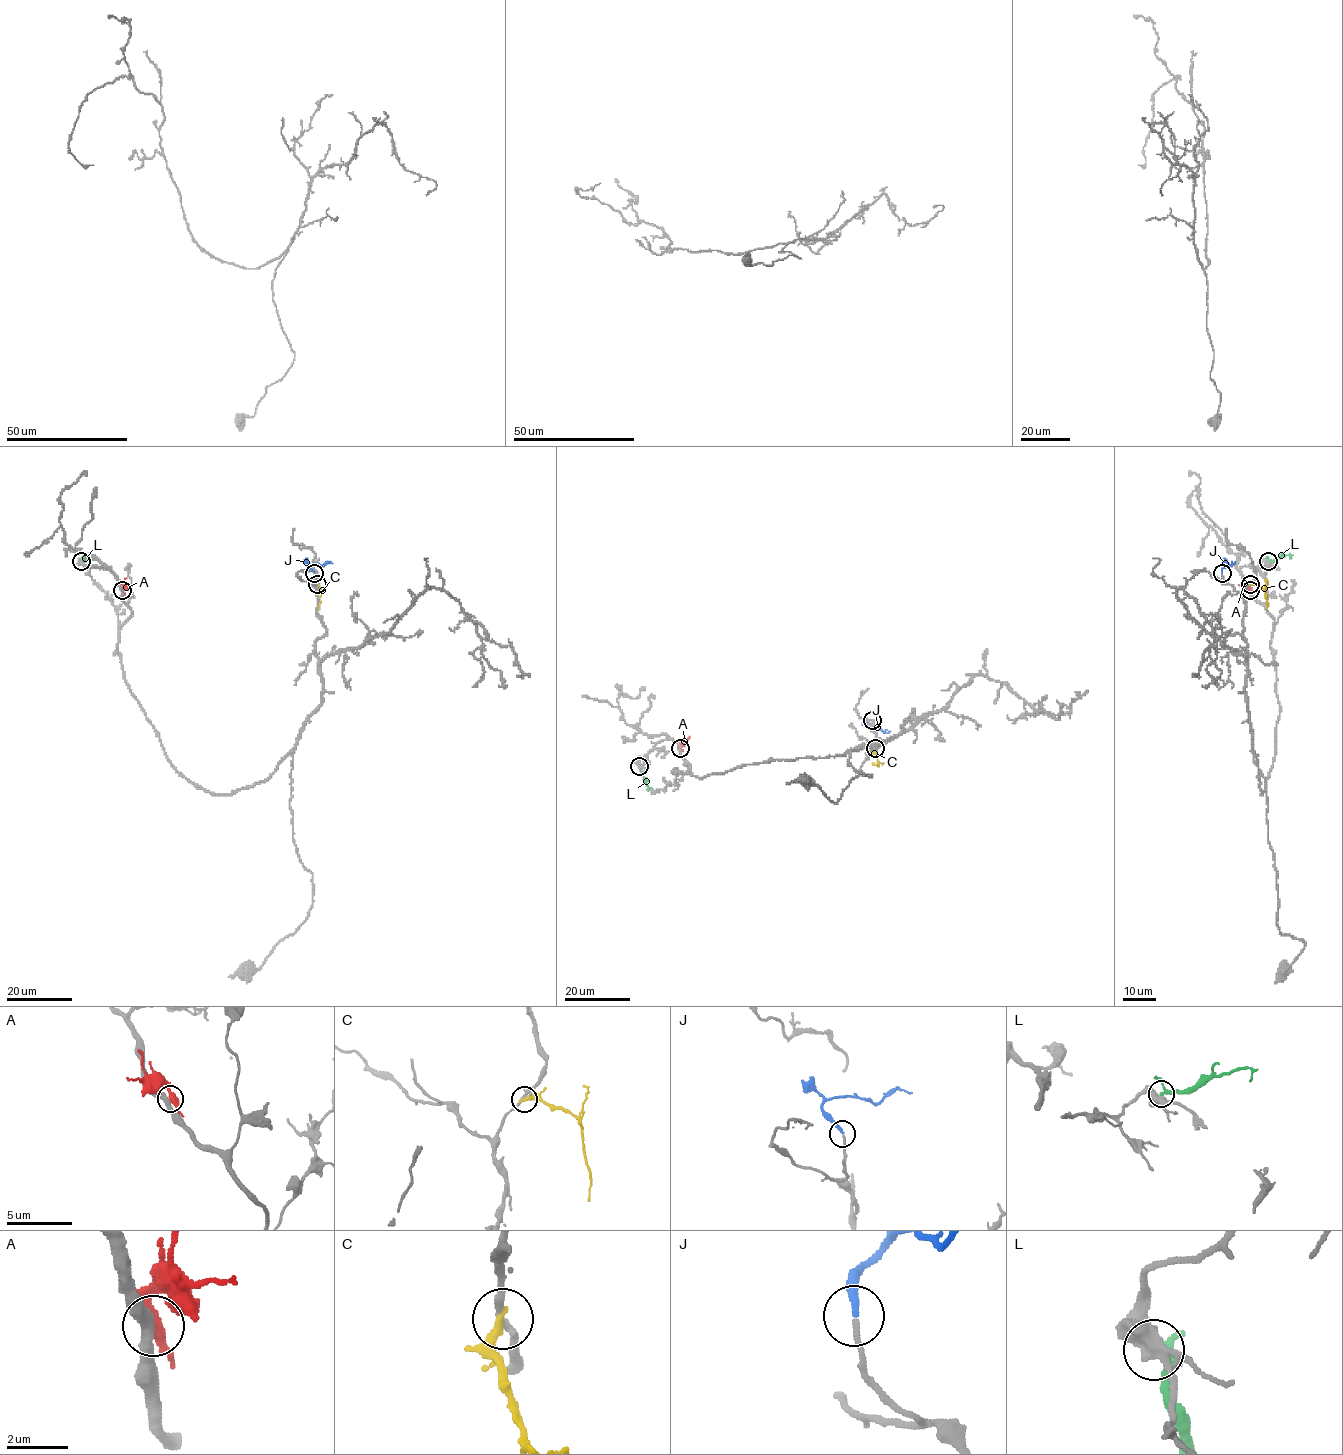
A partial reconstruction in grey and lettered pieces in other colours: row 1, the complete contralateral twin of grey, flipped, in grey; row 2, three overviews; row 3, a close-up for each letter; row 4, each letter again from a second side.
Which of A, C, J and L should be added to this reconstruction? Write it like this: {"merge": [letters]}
{"merge": ["J"]}

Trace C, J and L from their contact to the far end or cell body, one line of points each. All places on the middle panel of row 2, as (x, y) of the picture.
C: (875, 748), (876, 765)
J: (872, 720), (867, 722), (869, 724), (890, 732)
L: (639, 765), (647, 786), (652, 788)

